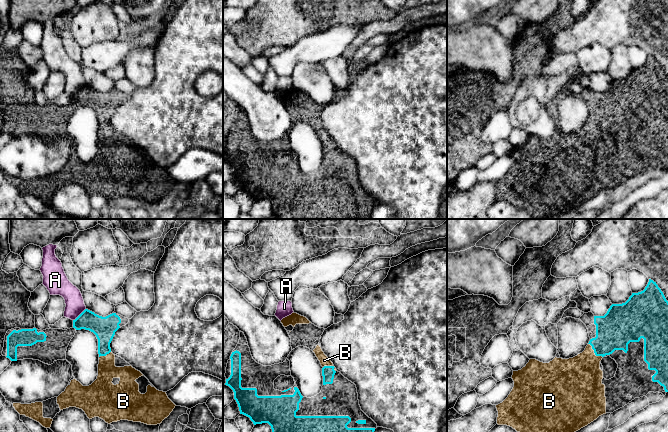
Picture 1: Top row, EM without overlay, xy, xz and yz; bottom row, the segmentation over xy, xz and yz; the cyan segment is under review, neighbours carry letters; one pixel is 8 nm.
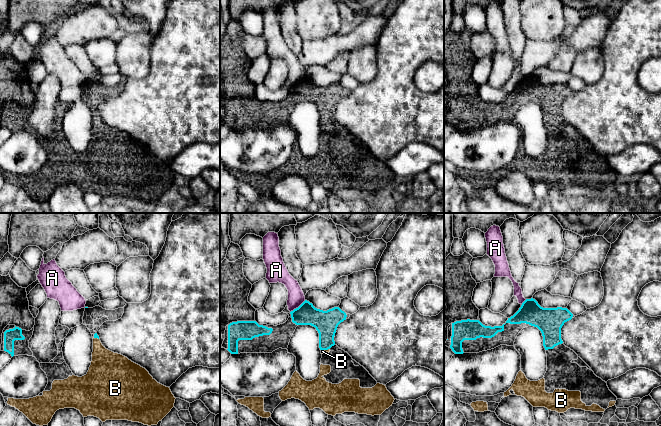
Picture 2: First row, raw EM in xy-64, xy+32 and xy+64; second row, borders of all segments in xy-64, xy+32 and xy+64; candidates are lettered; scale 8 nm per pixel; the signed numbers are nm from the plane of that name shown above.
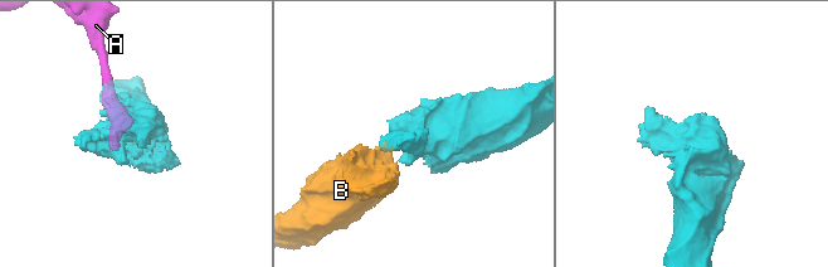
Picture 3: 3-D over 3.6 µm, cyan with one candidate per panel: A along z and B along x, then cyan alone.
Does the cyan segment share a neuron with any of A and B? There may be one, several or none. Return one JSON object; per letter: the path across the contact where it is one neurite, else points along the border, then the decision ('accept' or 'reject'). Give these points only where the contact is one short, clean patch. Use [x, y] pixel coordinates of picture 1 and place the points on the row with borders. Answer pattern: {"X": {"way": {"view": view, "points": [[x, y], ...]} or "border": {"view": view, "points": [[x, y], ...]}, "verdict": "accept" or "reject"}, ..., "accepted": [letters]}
{"A": {"border": {"view": "xy", "points": [[85, 308], [73, 320]]}, "verdict": "reject"}, "B": {"way": {"view": "yz", "points": [[615, 330], [594, 352], [579, 379]]}, "verdict": "accept"}, "accepted": ["B"]}

